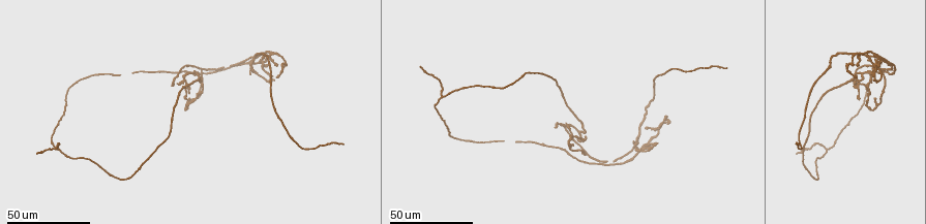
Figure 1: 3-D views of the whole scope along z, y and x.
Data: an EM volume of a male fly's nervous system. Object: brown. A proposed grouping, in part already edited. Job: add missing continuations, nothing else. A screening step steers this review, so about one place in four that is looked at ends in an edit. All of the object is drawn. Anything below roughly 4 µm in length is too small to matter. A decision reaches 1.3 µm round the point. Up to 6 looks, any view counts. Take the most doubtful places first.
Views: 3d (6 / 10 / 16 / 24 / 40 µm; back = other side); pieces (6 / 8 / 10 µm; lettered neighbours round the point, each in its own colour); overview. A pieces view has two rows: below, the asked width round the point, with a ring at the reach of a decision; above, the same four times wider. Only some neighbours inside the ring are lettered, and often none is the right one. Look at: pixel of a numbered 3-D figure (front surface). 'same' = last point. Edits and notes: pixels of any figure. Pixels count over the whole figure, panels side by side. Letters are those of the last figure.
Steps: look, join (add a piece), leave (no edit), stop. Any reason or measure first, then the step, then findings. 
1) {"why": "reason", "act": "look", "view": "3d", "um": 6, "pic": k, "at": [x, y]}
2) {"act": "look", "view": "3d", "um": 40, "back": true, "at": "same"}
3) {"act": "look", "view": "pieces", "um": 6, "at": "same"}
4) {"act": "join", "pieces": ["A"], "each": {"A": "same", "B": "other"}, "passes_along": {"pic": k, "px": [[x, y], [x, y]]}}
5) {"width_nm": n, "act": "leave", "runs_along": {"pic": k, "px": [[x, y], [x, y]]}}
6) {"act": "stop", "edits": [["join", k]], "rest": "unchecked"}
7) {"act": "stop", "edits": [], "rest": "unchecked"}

{"why": "free end", "act": "look", "view": "3d", "um": 24, "pic": 1, "at": [275, 76]}

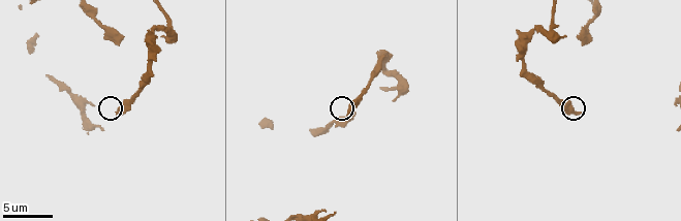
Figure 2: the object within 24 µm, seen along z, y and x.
{"act": "look", "view": "pieces", "um": 10, "pic": 2, "at": [115, 115]}

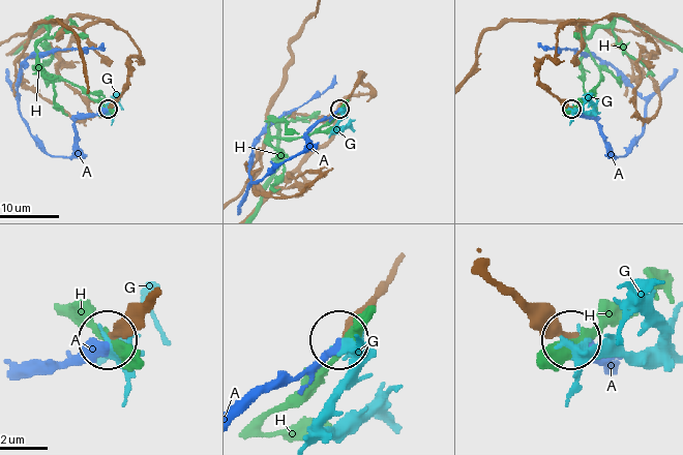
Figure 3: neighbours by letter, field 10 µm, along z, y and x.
{"act": "leave", "each": {"A": "other", "G": "other", "H": "other"}, "runs_along": {"pic": 3, "px": [[392, 272], [382, 295], [343, 335]]}, "found": "none of them fits"}

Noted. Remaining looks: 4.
{"act": "look", "view": "3d", "um": 24, "pic": 1, "at": [632, 141]}

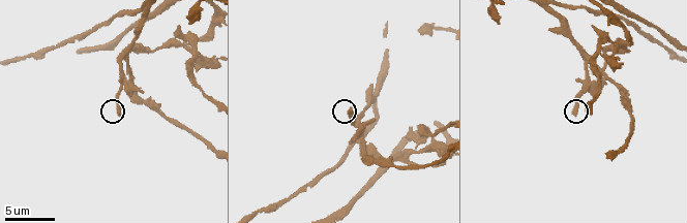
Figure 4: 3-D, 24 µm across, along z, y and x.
{"act": "look", "view": "pieces", "um": 6, "pic": 4, "at": [350, 110]}

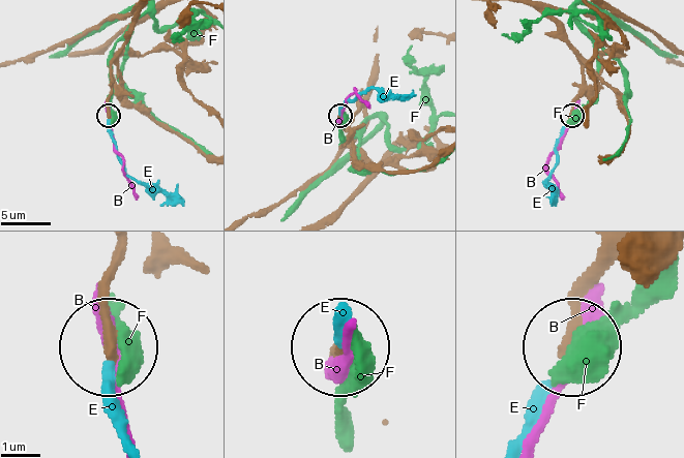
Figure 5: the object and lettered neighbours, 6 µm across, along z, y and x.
{"act": "join", "pieces": ["E"], "each": {"B": "other", "E": "same", "F": "other"}, "passes_along": {"pic": 5, "px": [[612, 258], [578, 295], [565, 374], [529, 444]]}, "found": "it goes on there"}

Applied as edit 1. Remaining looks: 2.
{"act": "stop", "edits": [["join", 5]], "rest": "unchecked"}

